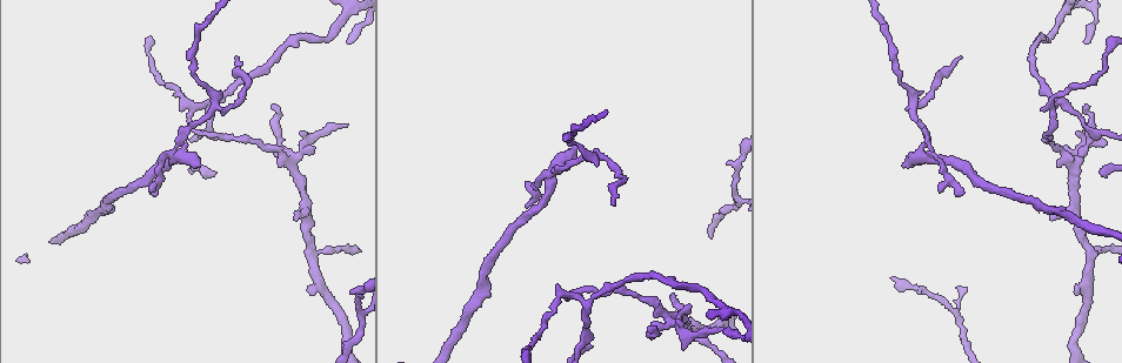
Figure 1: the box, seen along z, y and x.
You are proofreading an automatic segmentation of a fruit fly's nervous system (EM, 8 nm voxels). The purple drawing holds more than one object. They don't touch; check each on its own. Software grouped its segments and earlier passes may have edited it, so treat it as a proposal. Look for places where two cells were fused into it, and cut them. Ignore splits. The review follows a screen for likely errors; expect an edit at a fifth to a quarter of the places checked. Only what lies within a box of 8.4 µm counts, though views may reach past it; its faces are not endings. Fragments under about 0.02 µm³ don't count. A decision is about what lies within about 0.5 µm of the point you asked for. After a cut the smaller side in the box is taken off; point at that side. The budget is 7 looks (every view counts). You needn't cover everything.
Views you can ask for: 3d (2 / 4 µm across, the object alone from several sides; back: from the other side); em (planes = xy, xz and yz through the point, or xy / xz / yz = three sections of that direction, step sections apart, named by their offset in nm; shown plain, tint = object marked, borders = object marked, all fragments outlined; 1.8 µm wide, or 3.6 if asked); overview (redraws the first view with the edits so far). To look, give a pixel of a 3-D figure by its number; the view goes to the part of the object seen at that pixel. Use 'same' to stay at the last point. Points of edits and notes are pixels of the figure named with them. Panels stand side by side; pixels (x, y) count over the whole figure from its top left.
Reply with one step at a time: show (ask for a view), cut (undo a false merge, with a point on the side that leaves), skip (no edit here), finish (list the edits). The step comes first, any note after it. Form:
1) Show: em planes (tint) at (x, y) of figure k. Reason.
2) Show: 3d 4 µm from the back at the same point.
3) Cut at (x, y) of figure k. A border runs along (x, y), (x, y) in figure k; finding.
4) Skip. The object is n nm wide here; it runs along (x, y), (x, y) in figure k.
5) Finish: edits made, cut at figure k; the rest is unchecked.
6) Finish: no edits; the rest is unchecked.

Show: em xz step 16 (tint) at (1076, 168) of figure 1. Arms part here.

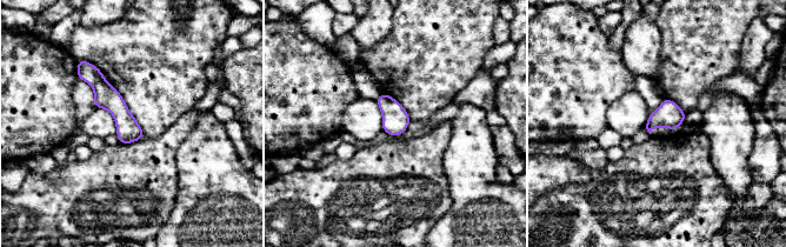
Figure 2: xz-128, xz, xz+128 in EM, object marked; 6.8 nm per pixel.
Show: em planes (tint) at the same point. Cut it another way.

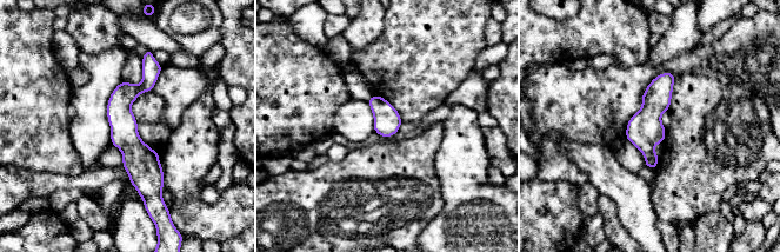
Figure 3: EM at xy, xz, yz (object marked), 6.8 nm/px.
Skip. It runs along (148, 59), (148, 79), (125, 103), (141, 192) in figure 3; all the same cell.

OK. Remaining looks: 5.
Show: 3d 4 µm at (1052, 109) of figure 1. Sharp bend.

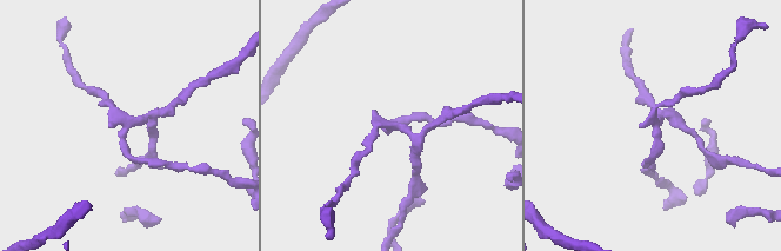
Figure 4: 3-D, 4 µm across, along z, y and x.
Show: em planes (tint) at (655, 126) of figure 4. 4 arms meet here; shape alone is not enough.

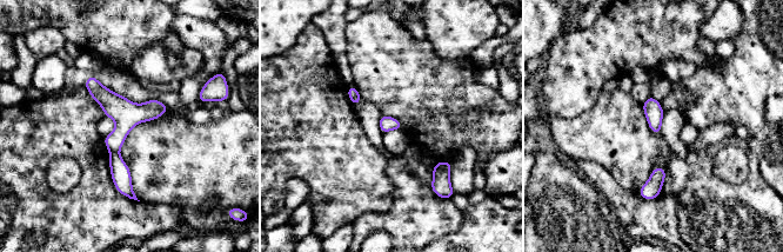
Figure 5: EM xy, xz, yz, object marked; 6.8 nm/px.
Cut at (125, 119) of figure 5. A border runs along (111, 152), (118, 153) in figure 5; a second cell is stuck on.

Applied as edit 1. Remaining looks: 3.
Show: em planes (tint) at (1089, 254) of figure 1.

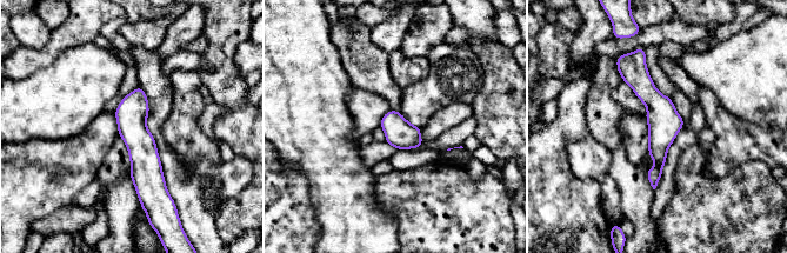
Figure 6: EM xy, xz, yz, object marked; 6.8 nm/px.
Skip. It runs along (641, 54), (654, 182) in figure 6; continuous, no second cell.

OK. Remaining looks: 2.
Finish: edits made, cut at figure 5; the rest is unchecked.

